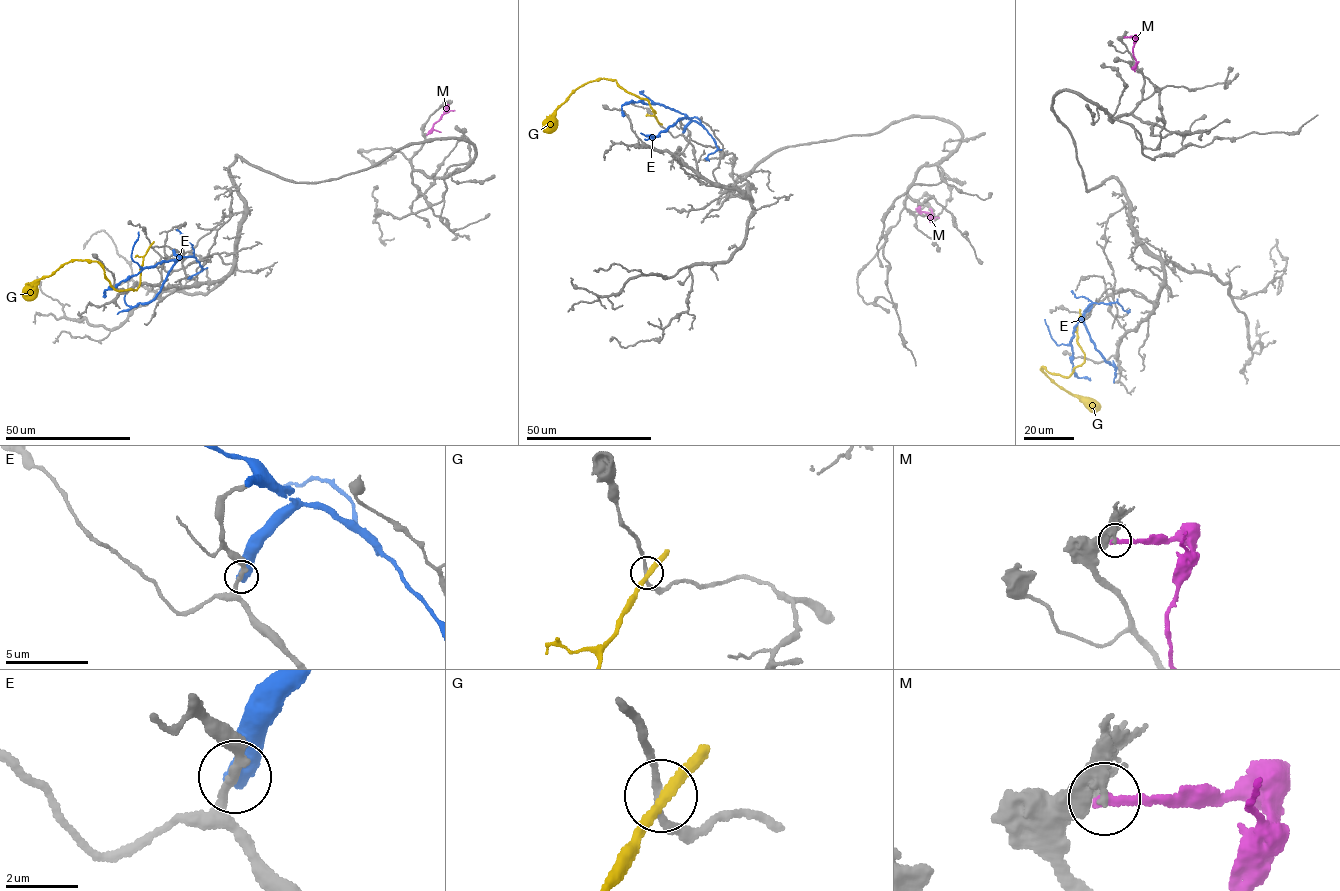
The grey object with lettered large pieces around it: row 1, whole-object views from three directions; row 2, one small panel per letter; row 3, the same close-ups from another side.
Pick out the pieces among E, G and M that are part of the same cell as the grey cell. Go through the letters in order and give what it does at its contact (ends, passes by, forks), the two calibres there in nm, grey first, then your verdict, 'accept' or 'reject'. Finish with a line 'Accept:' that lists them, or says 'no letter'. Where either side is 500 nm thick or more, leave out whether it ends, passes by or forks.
E: calibres 240 and 700 nm; reject
G: it passes by; calibres 190 and 280 nm; reject
M: it ends; calibres 320 and 260 nm; reject
Accept: no letter

